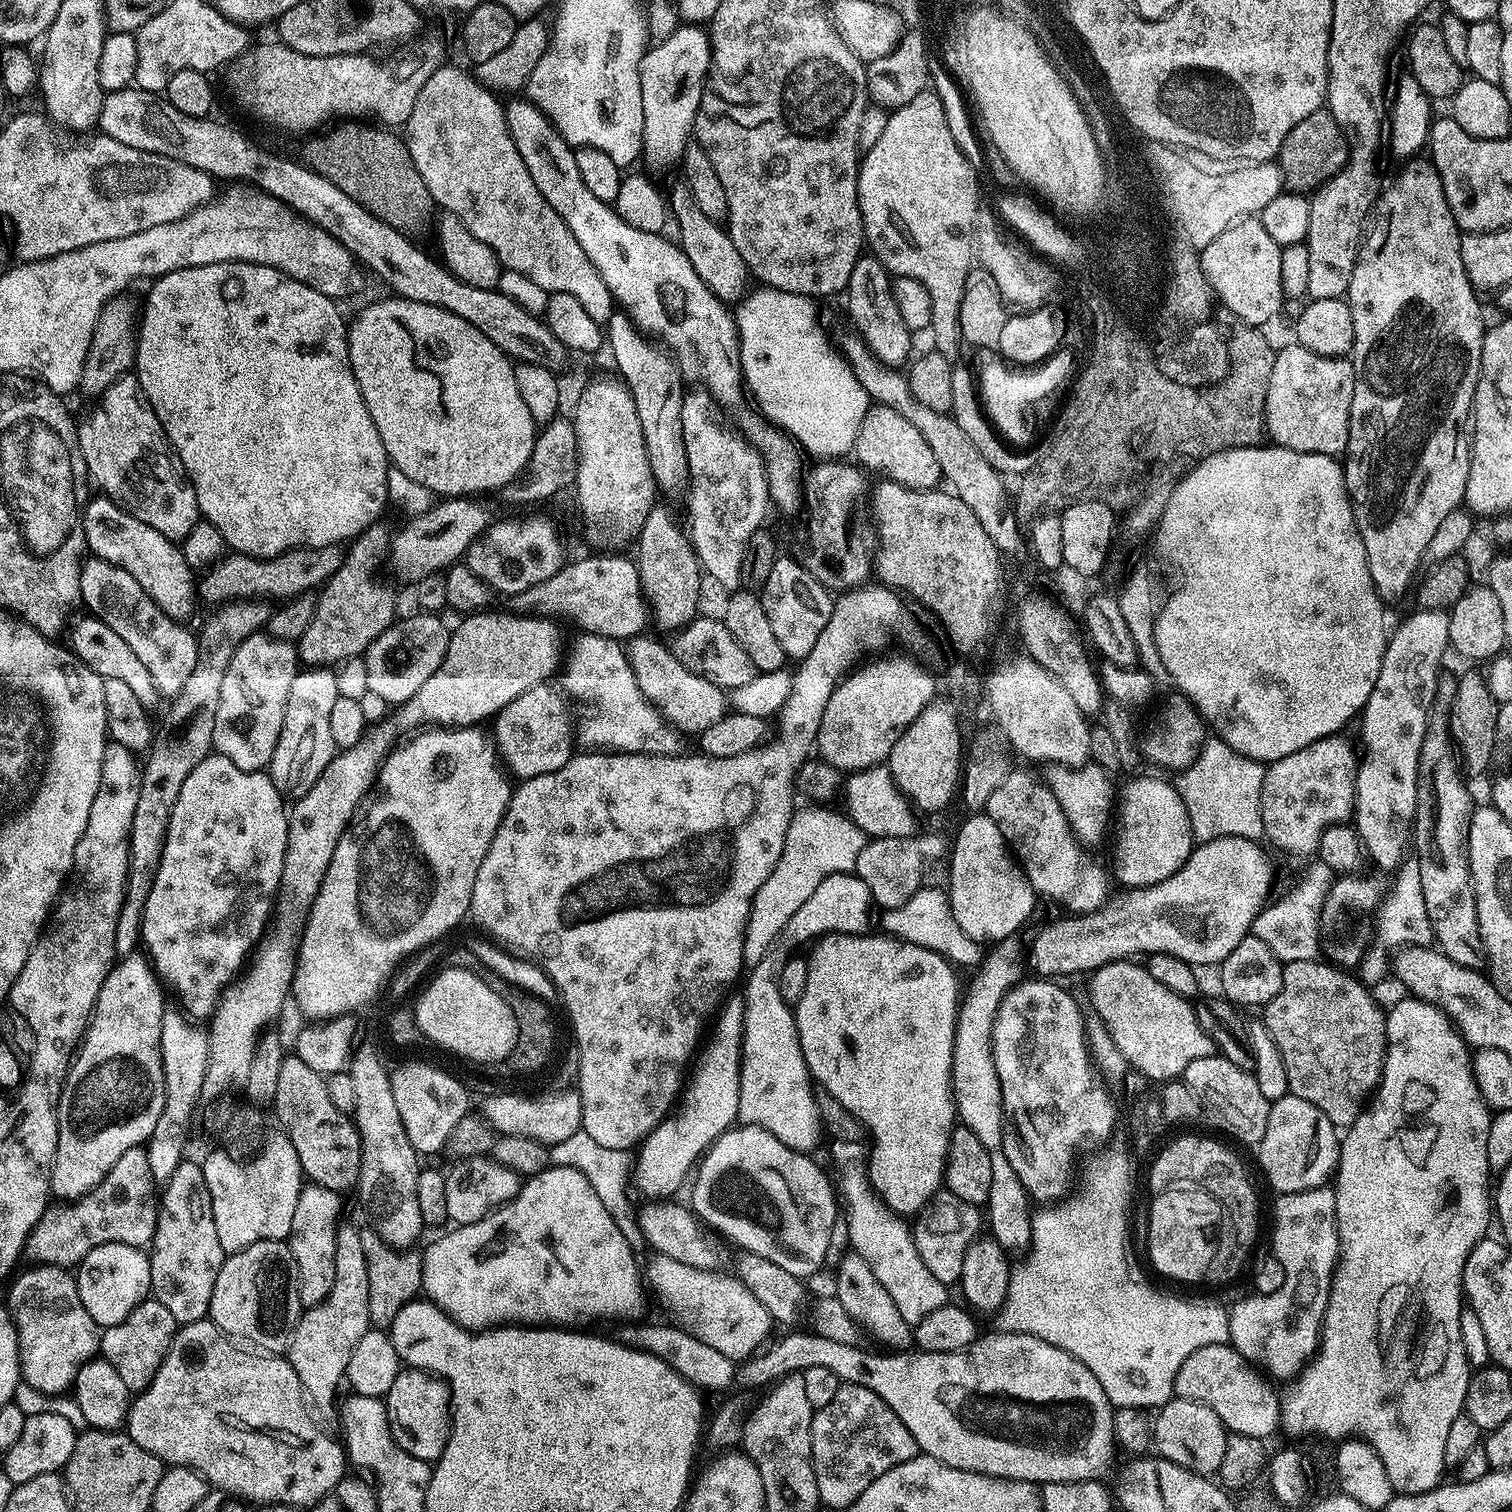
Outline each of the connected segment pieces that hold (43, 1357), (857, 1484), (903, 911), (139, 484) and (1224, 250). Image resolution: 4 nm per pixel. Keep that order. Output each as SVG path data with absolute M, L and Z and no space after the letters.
M41 1262L32 1267L36 1268L22 1273L20 1277L17 1275L11 1281L12 1289L9 1290L6 1301L16 1322L16 1331L20 1333L20 1374L23 1383L30 1385L31 1388L64 1394L75 1385L81 1364L97 1355L101 1329L94 1322L94 1318L86 1314L86 1306L82 1306L82 1298L78 1298L75 1275L69 1269Z
M841 1383L838 1394L826 1406L812 1413L812 1465L818 1482L821 1505L831 1510L843 1510L853 1504L870 1487L870 1482L882 1478L886 1470L910 1462L918 1454L914 1434L902 1426L902 1418L866 1386Z
M923 886L905 905L898 909L890 909L883 913L880 924L887 935L903 940L905 944L913 944L916 948L925 948L936 952L943 960L961 969L975 969L986 955L985 945L979 940L970 938L962 926L958 926L958 918L954 918L952 903L948 901L948 893L943 887L929 888Z
M135 375L117 377L104 392L99 393L97 400L100 401L93 406L92 413L76 425L78 446L88 467L91 483L96 483L103 495L113 500L123 512L129 512L134 518L138 518L138 522L146 522L146 526L154 526L158 534L166 534L166 538L182 542L186 534L202 519L198 498L194 494L188 472L173 450L172 443L168 441L168 436L149 406Z
M1241 218L1231 224L1214 242L1200 252L1204 277L1225 309L1245 323L1259 326L1282 312L1286 297L1282 288L1282 245L1266 234L1266 226L1258 218Z

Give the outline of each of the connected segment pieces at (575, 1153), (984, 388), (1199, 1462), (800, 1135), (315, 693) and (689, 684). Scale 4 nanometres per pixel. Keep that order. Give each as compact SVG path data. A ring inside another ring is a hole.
M581 1128L579 1131L566 1138L565 1142L553 1144L549 1149L552 1164L561 1168L576 1169L582 1173L594 1187L594 1192L602 1201L607 1212L615 1220L618 1230L622 1231L622 1236L626 1238L627 1245L630 1246L631 1254L634 1257L643 1257L648 1250L645 1236L640 1228L635 1226L634 1216L628 1213L630 1208L628 1198L625 1194L626 1188L630 1186L630 1173L632 1170L632 1158L626 1151L612 1151L609 1148L600 1146Z
M1060 348L1049 356L1038 367L1029 370L1017 370L1010 367L1005 361L988 363L978 376L978 390L980 390L982 406L989 423L997 433L1009 444L1018 448L1024 448L1030 443L1036 426L1029 422L1030 414L1024 410L1038 400L1050 395L1058 388L1071 381L1076 370L1074 355L1065 348Z
M1173 1398L1163 1405L1155 1416L1154 1448L1155 1451L1160 1451L1157 1453L1163 1459L1191 1472L1197 1472L1200 1476L1211 1477L1218 1472L1222 1458L1225 1457L1230 1432L1210 1406L1198 1401Z
M839 872L830 874L830 878L822 878L822 882L815 888L810 899L795 912L782 926L778 938L766 950L766 958L762 962L751 965L747 969L746 979L743 981L744 989L744 1058L740 1063L740 1094L738 1104L738 1120L740 1124L757 1124L759 1128L770 1130L779 1136L781 1142L790 1146L796 1152L811 1153L812 1147L822 1137L822 1125L818 1106L816 1105L816 1093L812 1074L808 1070L808 1063L802 1054L800 1035L796 1025L796 1014L793 1005L782 998L780 979L782 978L782 966L792 959L794 953L800 950L803 944L811 945L817 938L831 936L858 936L869 931L868 923L872 920L872 901L870 886L856 875L855 872Z
M324 666L297 671L290 685L282 734L278 738L278 746L274 746L274 758L270 765L271 778L285 797L299 798L307 794L314 782L318 782L322 770L326 770L335 758L338 749L334 734L330 734L330 713L340 696L335 671Z
M648 635L633 636L626 644L628 664L634 670L634 678L642 694L646 694L648 701L679 732L699 734L710 730L710 726L714 726L716 722L722 722L730 712L730 700L725 689L710 682L705 676L686 670L686 666L682 666L682 662L674 658L667 643L659 644L654 637Z

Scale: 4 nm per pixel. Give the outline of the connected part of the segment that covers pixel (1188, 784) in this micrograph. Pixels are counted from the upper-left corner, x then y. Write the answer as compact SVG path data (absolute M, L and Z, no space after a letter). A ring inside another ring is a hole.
M1219 738L1205 739L1198 758L1189 768L1183 769L1174 783L1182 802L1186 802L1186 814L1190 814L1192 835L1200 844L1211 840L1227 840L1244 838L1259 841L1264 834L1262 826L1262 782L1264 781L1265 765L1259 760L1238 754L1225 740Z

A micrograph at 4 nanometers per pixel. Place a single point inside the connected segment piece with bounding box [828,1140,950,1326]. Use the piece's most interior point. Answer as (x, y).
(876, 1233)

